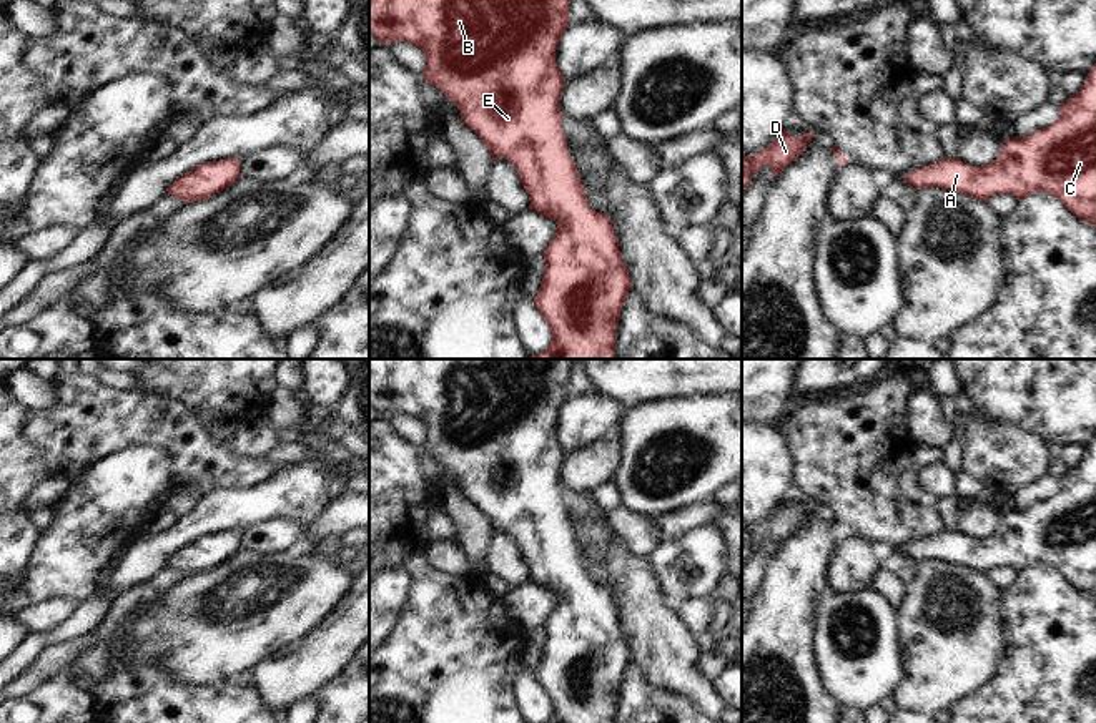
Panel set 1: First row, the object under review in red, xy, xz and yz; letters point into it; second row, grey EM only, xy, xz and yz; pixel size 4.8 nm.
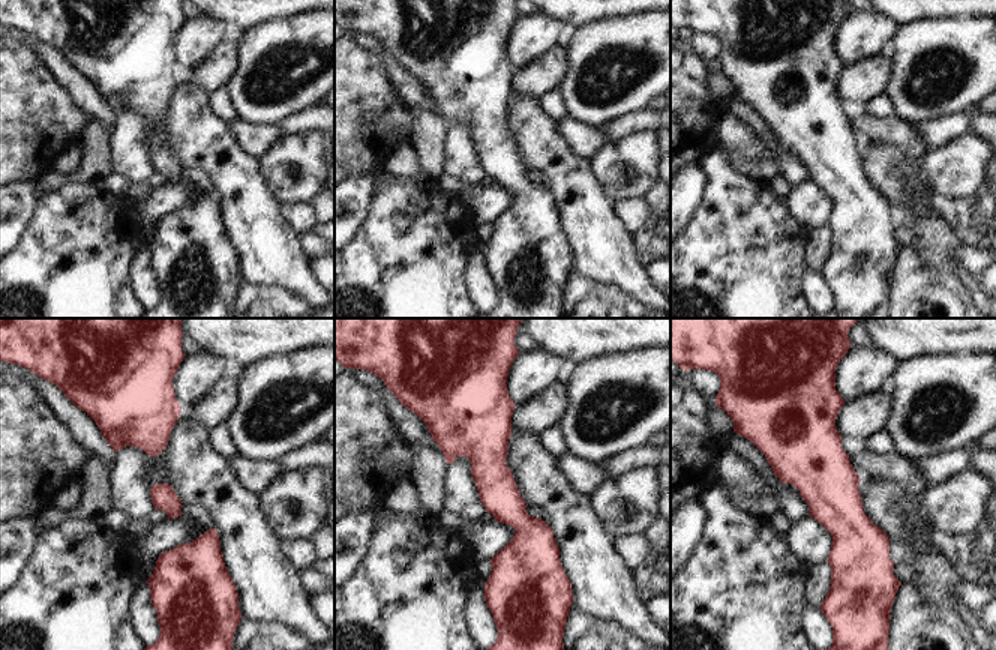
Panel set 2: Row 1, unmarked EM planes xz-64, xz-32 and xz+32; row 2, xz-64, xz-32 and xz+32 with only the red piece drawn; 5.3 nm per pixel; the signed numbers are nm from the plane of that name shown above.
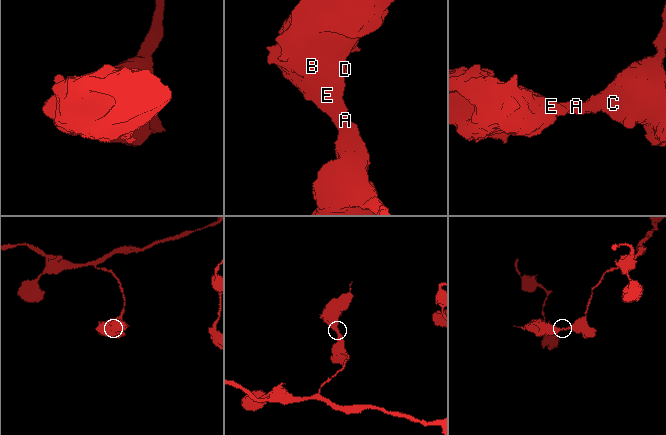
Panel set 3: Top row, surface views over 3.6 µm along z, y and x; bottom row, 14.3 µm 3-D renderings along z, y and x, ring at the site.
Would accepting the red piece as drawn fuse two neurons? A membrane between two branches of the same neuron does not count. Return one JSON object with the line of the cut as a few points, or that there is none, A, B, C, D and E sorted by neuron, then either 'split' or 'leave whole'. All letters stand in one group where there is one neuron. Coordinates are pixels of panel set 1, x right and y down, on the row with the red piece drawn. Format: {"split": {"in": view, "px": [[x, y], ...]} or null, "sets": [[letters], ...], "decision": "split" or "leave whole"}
{"split": null, "sets": [["A", "B", "C", "D", "E"]], "decision": "leave whole"}

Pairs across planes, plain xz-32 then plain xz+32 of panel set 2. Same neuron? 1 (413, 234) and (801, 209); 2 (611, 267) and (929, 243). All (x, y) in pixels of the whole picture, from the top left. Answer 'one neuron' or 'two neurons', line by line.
1: two neurons
2: one neuron

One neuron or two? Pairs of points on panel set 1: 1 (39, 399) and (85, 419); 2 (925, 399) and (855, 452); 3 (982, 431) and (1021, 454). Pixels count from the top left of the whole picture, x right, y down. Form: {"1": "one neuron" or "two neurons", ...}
{"1": "two neurons", "2": "two neurons", "3": "one neuron"}

